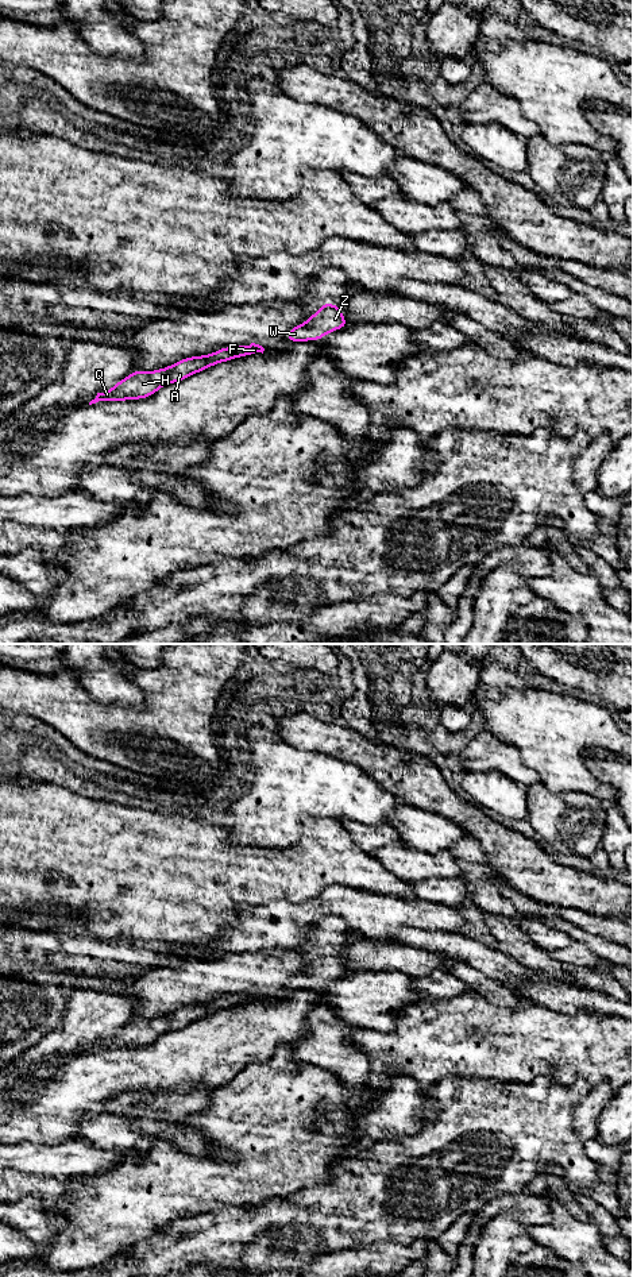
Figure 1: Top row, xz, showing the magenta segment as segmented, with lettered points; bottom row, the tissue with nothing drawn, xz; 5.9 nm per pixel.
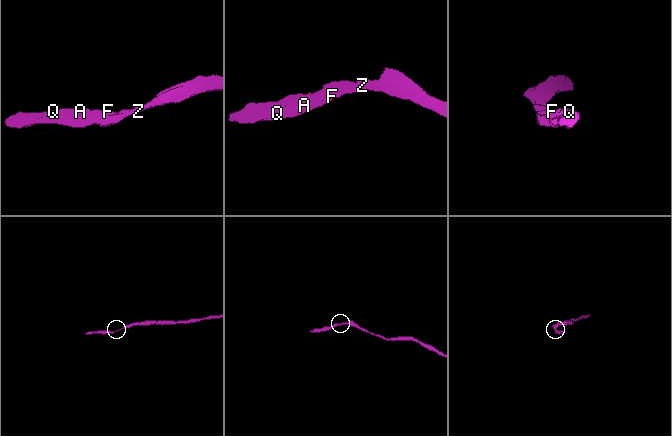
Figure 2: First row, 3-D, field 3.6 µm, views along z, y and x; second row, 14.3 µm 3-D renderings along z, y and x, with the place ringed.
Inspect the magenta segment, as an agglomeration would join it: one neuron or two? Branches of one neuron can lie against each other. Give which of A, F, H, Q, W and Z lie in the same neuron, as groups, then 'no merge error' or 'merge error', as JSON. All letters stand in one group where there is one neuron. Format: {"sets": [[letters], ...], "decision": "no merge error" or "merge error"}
{"sets": [["A", "F", "H", "Q", "W", "Z"]], "decision": "no merge error"}

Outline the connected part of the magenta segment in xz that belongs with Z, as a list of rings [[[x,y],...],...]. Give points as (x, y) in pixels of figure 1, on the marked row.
[[[327,302],[319,305],[319,312],[312,312],[305,323],[296,325],[286,332],[285,337],[292,343],[321,340],[327,333],[348,325],[343,310],[332,302]]]

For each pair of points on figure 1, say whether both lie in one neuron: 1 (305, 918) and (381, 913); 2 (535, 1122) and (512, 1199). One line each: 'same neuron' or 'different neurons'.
1: same neuron
2: different neurons

